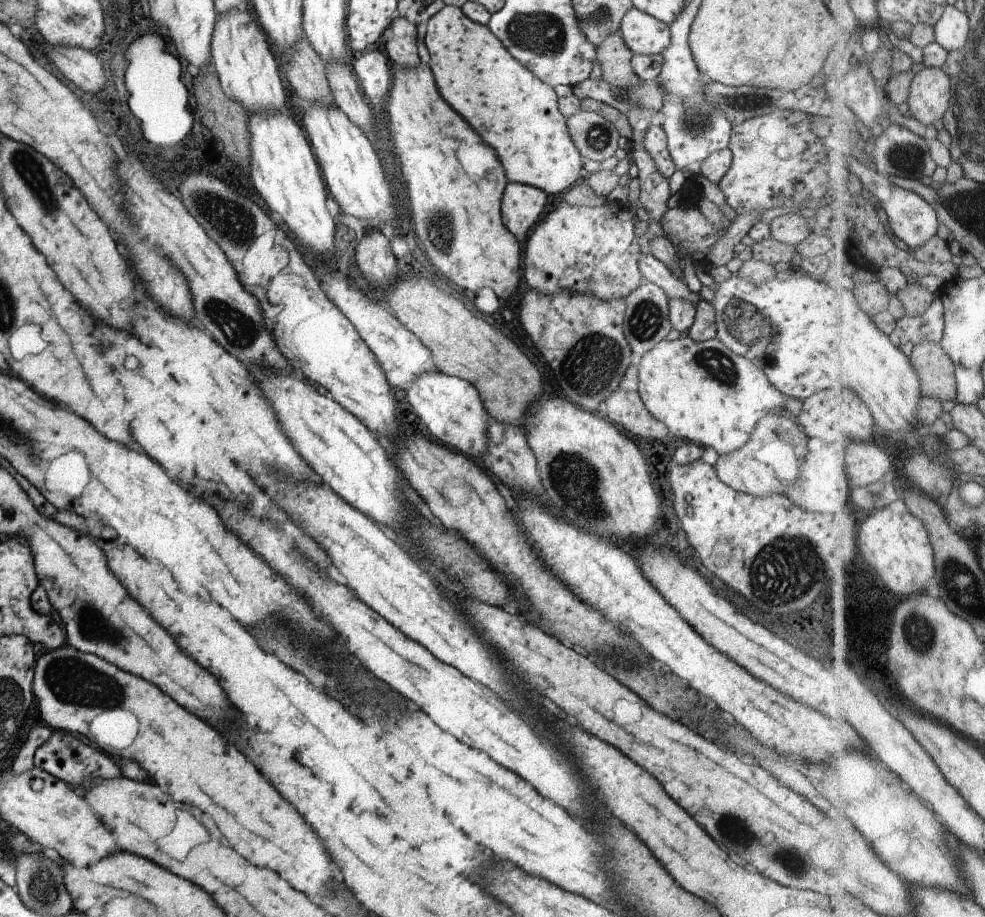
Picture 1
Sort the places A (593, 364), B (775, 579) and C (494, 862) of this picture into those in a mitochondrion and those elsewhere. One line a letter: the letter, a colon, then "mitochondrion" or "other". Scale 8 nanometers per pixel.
A: mitochondrion
B: mitochondrion
C: other

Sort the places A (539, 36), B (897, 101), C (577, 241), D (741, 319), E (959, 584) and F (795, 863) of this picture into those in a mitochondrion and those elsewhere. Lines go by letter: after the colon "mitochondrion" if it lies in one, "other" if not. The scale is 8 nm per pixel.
A: mitochondrion
B: other
C: other
D: mitochondrion
E: mitochondrion
F: mitochondrion

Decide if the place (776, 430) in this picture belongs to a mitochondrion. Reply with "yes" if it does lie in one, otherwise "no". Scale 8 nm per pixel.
yes

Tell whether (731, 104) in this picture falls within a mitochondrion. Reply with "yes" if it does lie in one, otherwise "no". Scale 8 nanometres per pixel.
yes

